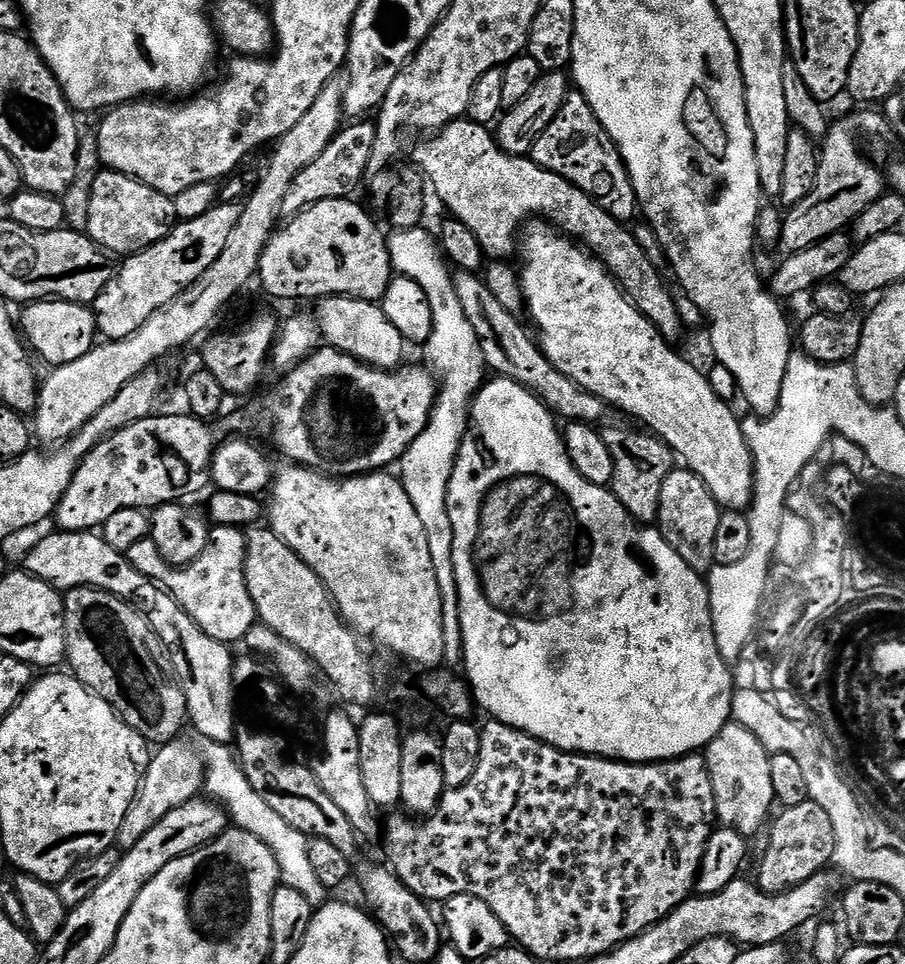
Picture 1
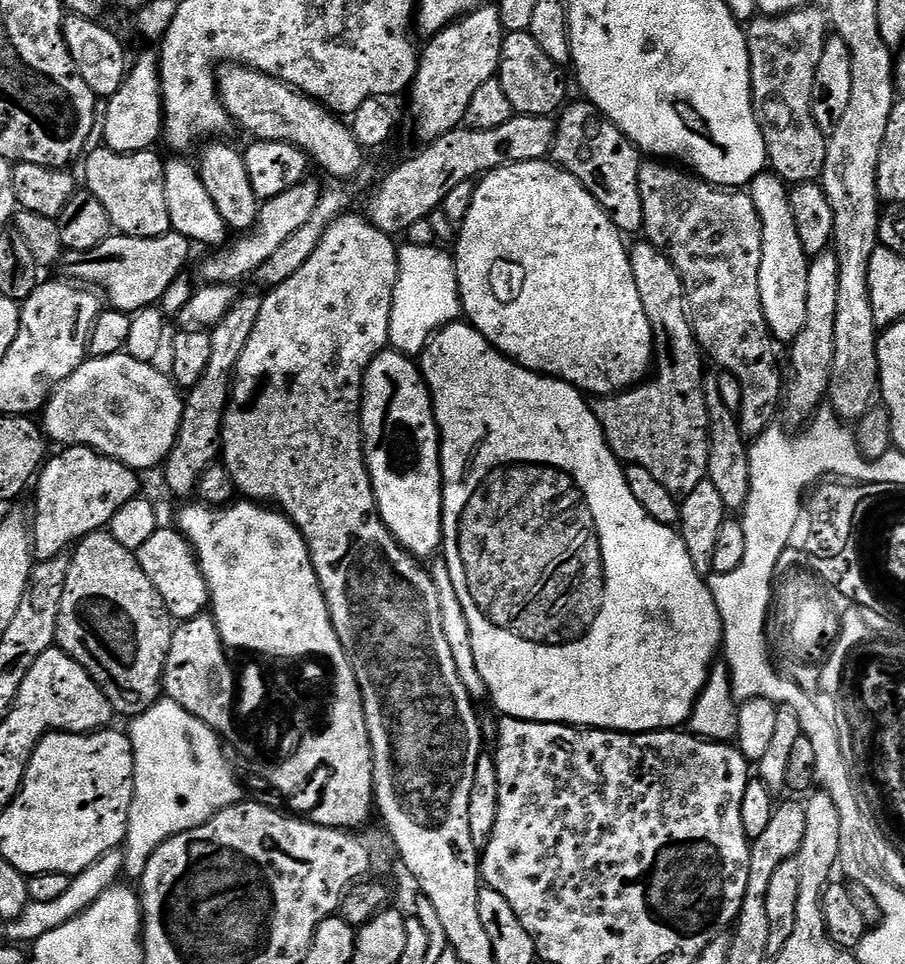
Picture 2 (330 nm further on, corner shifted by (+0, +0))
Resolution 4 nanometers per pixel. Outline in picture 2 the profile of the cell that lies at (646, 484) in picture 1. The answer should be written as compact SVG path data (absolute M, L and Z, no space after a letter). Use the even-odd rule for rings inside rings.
M647 242L633 243L628 257L642 306L646 306L646 318L650 318L652 350L655 353L654 371L650 378L625 391L614 396L599 397L592 404L592 412L598 418L606 442L617 460L625 465L644 467L656 481L666 486L666 490L670 490L670 494L683 498L690 494L690 490L694 490L694 486L698 486L698 482L708 478L708 411L702 390L706 357L692 332L692 321L687 314L688 302L684 298L684 283L672 260Z

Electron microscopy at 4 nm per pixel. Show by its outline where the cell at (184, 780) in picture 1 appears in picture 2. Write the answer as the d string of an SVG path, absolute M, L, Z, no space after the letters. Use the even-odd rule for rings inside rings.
M120 848L110 850L98 858L86 870L82 870L77 876L71 877L68 882L66 894L62 898L54 898L54 902L30 902L18 918L7 921L3 925L5 941L15 942L20 946L31 946L35 944L42 934L50 934L50 930L58 930L58 926L66 926L78 914L82 914L91 904L98 902L106 890L117 887L124 876L124 852ZM17 940L17 941L16 941ZM25 944L25 945L24 945Z

